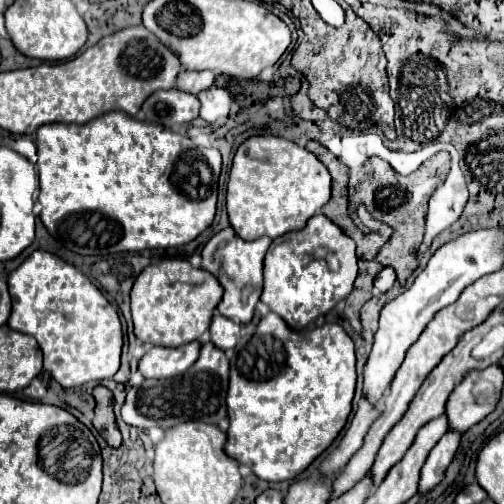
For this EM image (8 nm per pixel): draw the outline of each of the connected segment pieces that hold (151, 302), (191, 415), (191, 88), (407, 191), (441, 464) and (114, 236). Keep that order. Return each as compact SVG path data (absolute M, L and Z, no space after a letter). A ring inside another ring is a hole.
M166 258L158 264L150 264L140 272L130 292L134 334L154 346L190 344L208 330L222 294L224 290L216 276L194 268L188 260Z
M204 342L200 358L192 370L168 380L144 380L142 386L130 388L122 406L122 420L136 428L162 426L170 428L180 422L198 420L218 424L226 418L226 392L228 392L228 358L222 350L216 350L212 342Z
M181 65L180 74L176 78L176 88L190 92L190 94L198 94L200 90L206 90L208 86L212 86L214 78L216 78L216 74L212 70L189 71L182 68Z
M448 152L434 154L416 172L412 172L408 176L398 174L396 170L392 170L392 166L388 162L384 162L380 158L368 158L364 168L360 170L360 174L350 180L350 188L348 188L350 204L356 208L360 204L364 204L374 220L384 222L394 230L390 240L378 250L378 254L372 260L358 262L358 278L354 282L354 290L344 300L344 314L356 332L360 332L360 320L358 320L360 306L364 306L364 302L372 296L372 280L380 272L380 266L392 264L396 274L398 274L400 284L406 284L406 278L418 268L416 252L418 252L418 246L420 246L422 236L424 236L428 198L444 182L448 170L450 170L450 154Z
M448 430L440 440L438 444L432 448L432 452L428 454L428 460L426 464L422 466L422 476L420 476L420 488L418 490L432 490L436 484L442 482L444 478L444 472L448 468L448 464L452 462L456 450L458 450L458 444L460 444L460 438L462 438L462 432L458 430Z
M106 112L86 124L44 124L38 128L38 174L40 174L40 204L42 212L40 218L46 226L46 230L68 250L78 252L78 254L112 254L112 252L136 252L144 248L168 248L168 246L182 246L192 242L200 232L204 232L216 212L216 196L218 196L218 176L222 168L222 158L216 148L198 148L192 144L190 138L170 132L160 124L150 124L150 122L140 122L132 116L124 116L122 112Z

